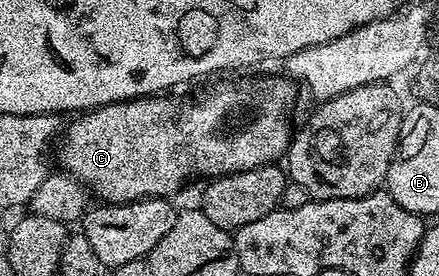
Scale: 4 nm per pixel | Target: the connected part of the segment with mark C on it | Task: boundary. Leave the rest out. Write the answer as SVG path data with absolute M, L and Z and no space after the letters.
M287 76L280 77L256 77L253 81L228 81L225 85L216 85L201 101L179 101L176 97L169 95L153 95L150 97L136 97L133 101L113 101L110 105L99 105L97 109L90 109L73 116L72 121L67 122L62 133L60 145L60 161L63 172L69 177L76 178L81 185L87 187L93 194L96 193L101 202L110 205L121 205L127 201L141 201L143 197L163 197L171 198L171 193L176 193L191 177L204 177L211 179L214 177L224 177L227 173L237 173L238 171L250 171L254 167L263 165L275 165L287 154L289 145L292 144L294 136L294 124L292 125L292 108L296 105L296 89Z

